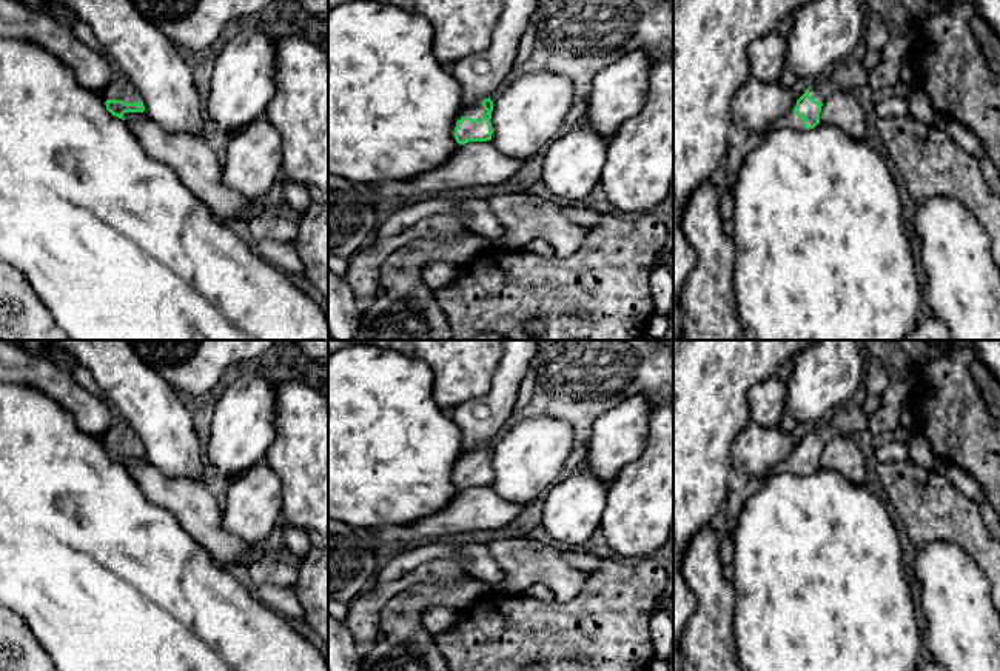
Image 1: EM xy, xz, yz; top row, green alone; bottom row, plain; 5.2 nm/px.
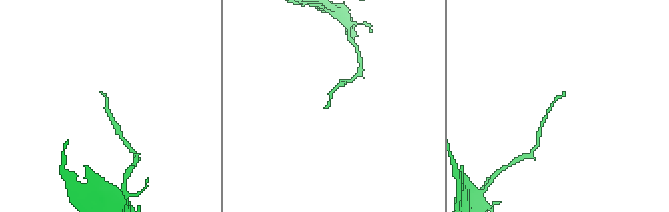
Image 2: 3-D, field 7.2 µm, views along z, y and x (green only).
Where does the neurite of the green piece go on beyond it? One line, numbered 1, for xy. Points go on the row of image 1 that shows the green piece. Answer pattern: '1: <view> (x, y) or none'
1: xy (120, 88)

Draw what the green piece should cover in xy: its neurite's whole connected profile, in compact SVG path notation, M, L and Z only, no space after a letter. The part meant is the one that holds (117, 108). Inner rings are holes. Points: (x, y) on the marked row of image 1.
M125 74L114 77L105 89L103 95L106 109L125 120L125 112L143 112L145 106L136 86Z

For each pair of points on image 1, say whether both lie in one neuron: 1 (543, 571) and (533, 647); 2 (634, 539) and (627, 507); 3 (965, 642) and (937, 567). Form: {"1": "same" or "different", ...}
{"1": "different", "2": "same", "3": "same"}

